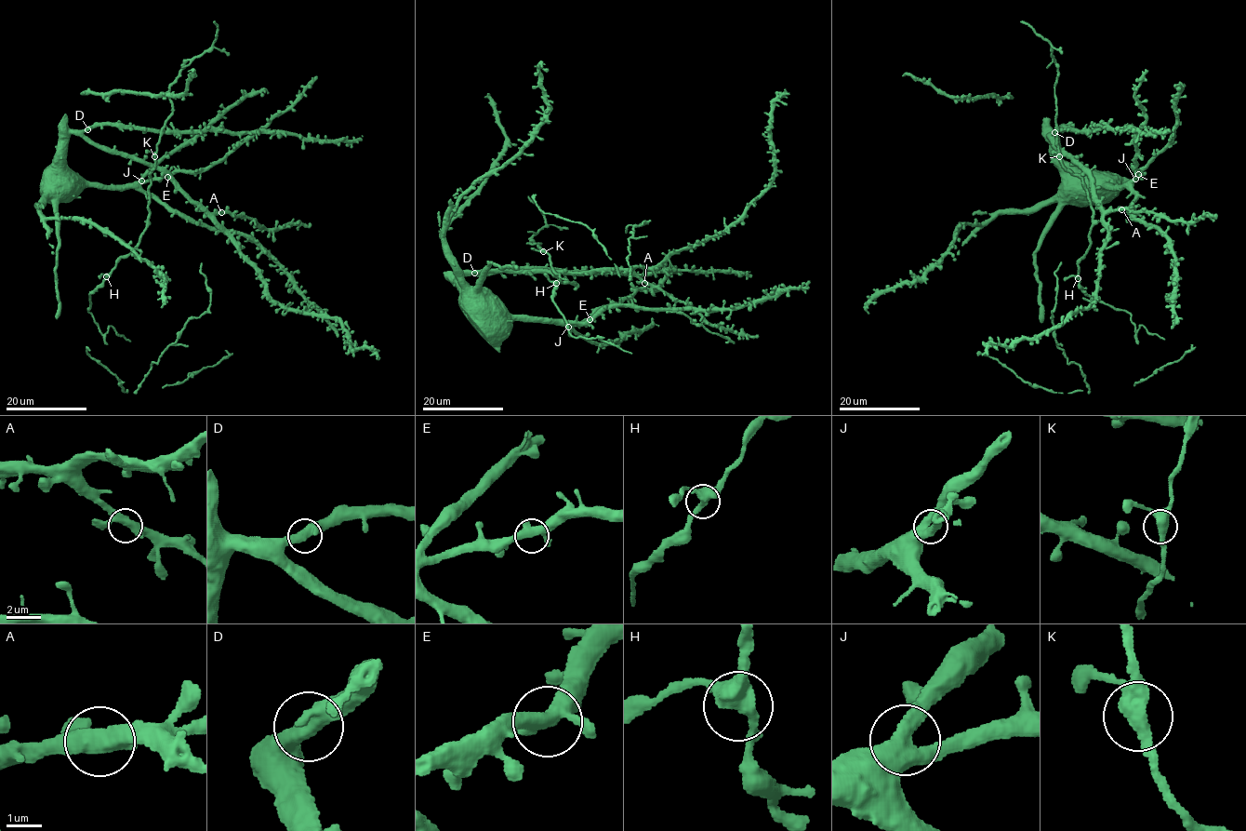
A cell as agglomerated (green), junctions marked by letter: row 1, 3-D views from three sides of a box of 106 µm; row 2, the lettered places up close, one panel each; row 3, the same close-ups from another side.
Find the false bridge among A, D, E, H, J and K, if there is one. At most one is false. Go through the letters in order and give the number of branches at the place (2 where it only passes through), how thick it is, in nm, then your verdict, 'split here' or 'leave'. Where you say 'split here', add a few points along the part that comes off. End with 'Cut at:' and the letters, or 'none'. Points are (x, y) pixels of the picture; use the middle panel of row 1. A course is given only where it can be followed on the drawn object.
A: branches 3; calibre 400 nm; leave
D: branches 3; calibre 360 nm; leave
E: branches 3; calibre 400 nm; leave
H: branches 3; calibre 460 nm; leave
J: branches 3; calibre 440 nm; leave
K: branches 3; calibre 400 nm; leave
Cut at: none

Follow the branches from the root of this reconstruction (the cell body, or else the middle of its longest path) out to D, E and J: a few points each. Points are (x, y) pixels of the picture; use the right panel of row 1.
D: (1070, 177), (1063, 177), (1063, 160), (1059, 145), (1053, 136), (1054, 132)
E: (1070, 177), (1063, 178), (1109, 186), (1124, 185), (1136, 180), (1138, 174)
J: (1070, 177), (1063, 178), (1109, 186), (1123, 185), (1135, 179)

